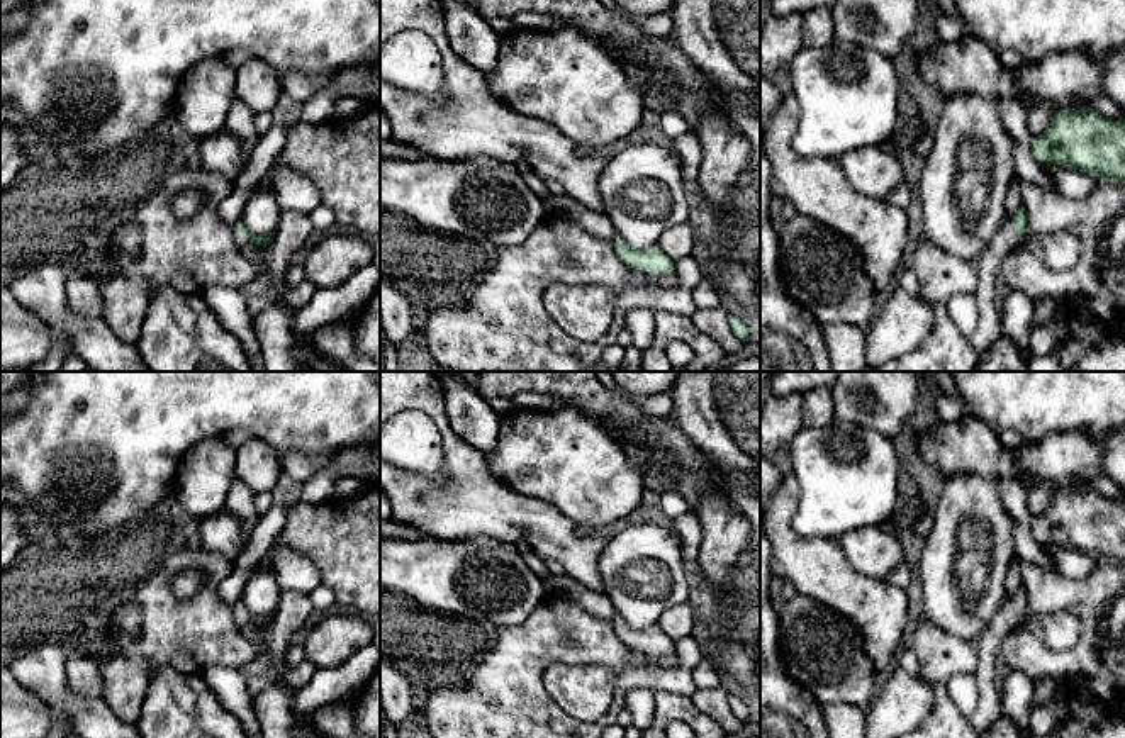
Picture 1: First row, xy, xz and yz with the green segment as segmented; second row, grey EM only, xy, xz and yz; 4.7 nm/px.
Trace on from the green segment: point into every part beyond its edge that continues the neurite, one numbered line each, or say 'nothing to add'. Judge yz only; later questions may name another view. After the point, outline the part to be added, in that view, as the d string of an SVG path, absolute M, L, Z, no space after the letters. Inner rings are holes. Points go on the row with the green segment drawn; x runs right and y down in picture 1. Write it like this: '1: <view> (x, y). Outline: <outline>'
1: yz (990, 326). Outline: M1006 224L979 256L977 288L974 292L977 327L967 336L977 356L1005 334L1001 312L994 305L994 287L999 277L998 268L1016 239L1010 224Z

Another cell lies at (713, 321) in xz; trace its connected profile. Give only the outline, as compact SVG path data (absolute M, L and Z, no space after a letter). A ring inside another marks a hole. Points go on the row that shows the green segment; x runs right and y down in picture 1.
M723 307L697 309L691 319L699 331L714 339L726 353L743 348L743 341L731 331Z

